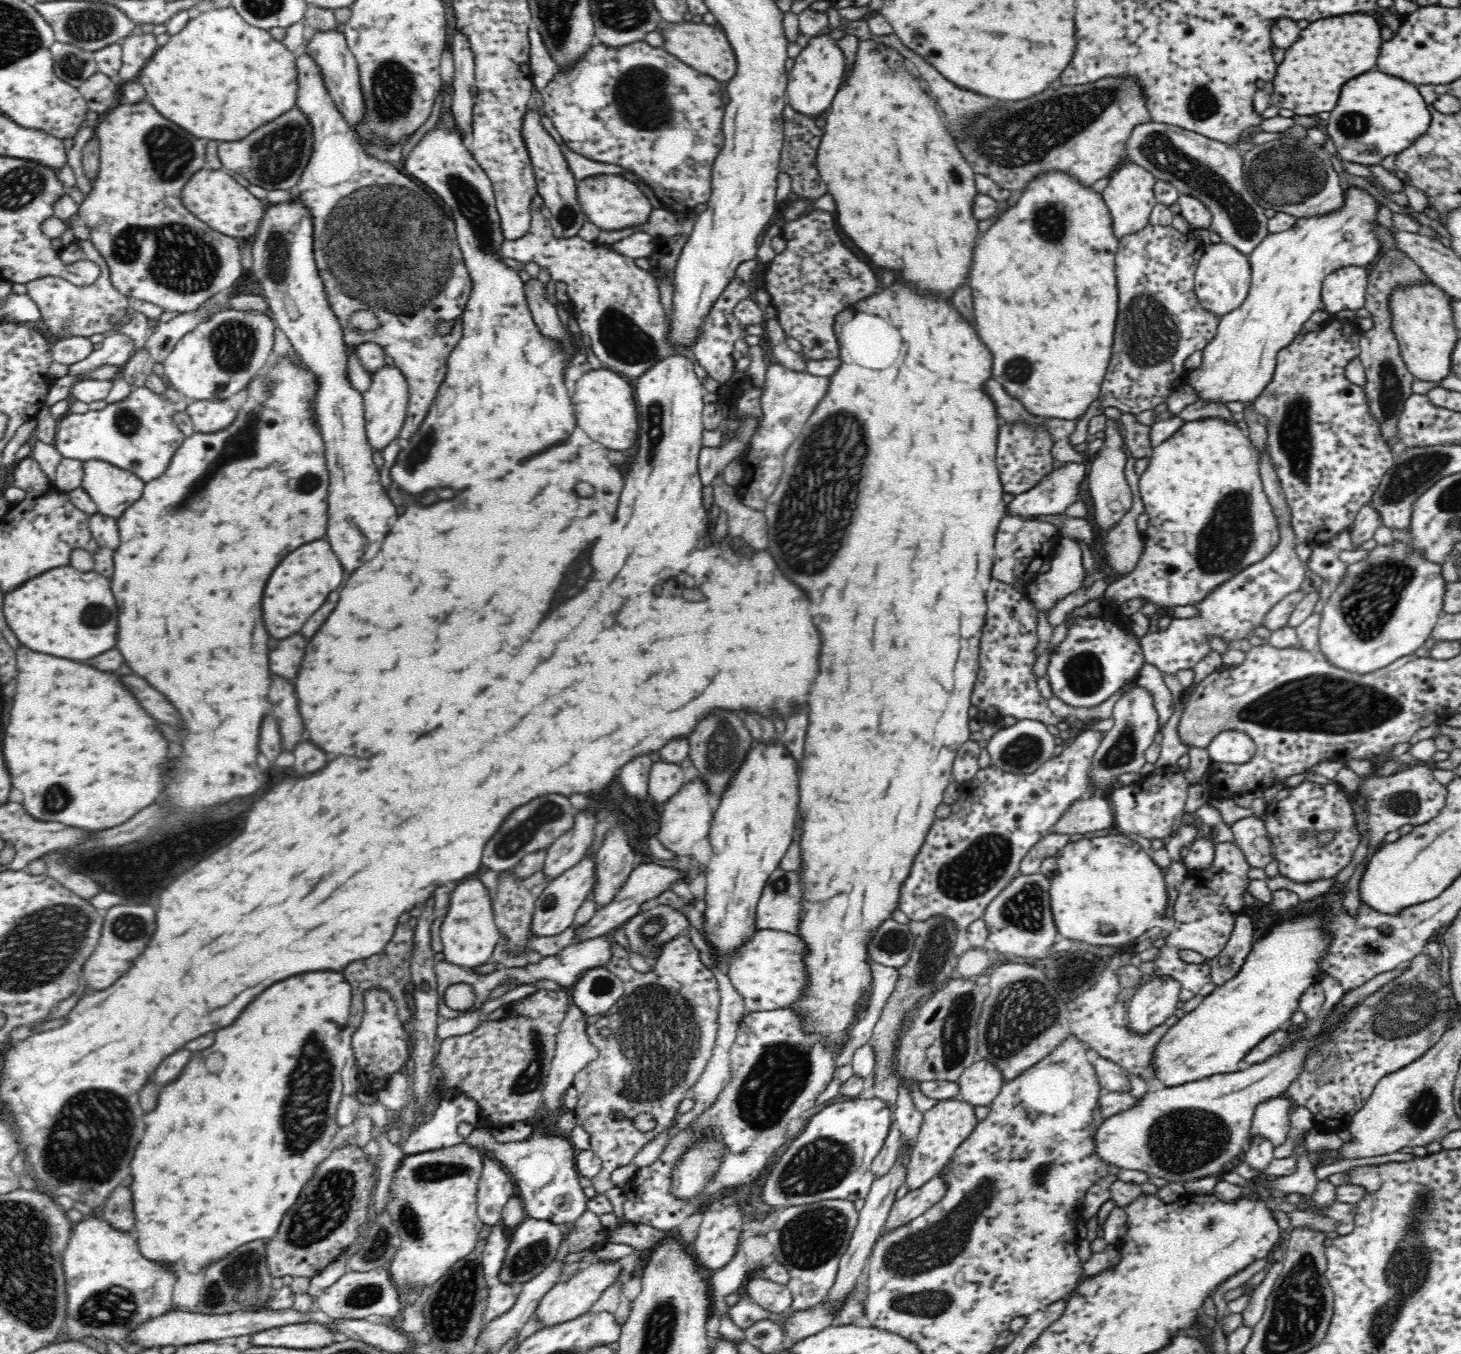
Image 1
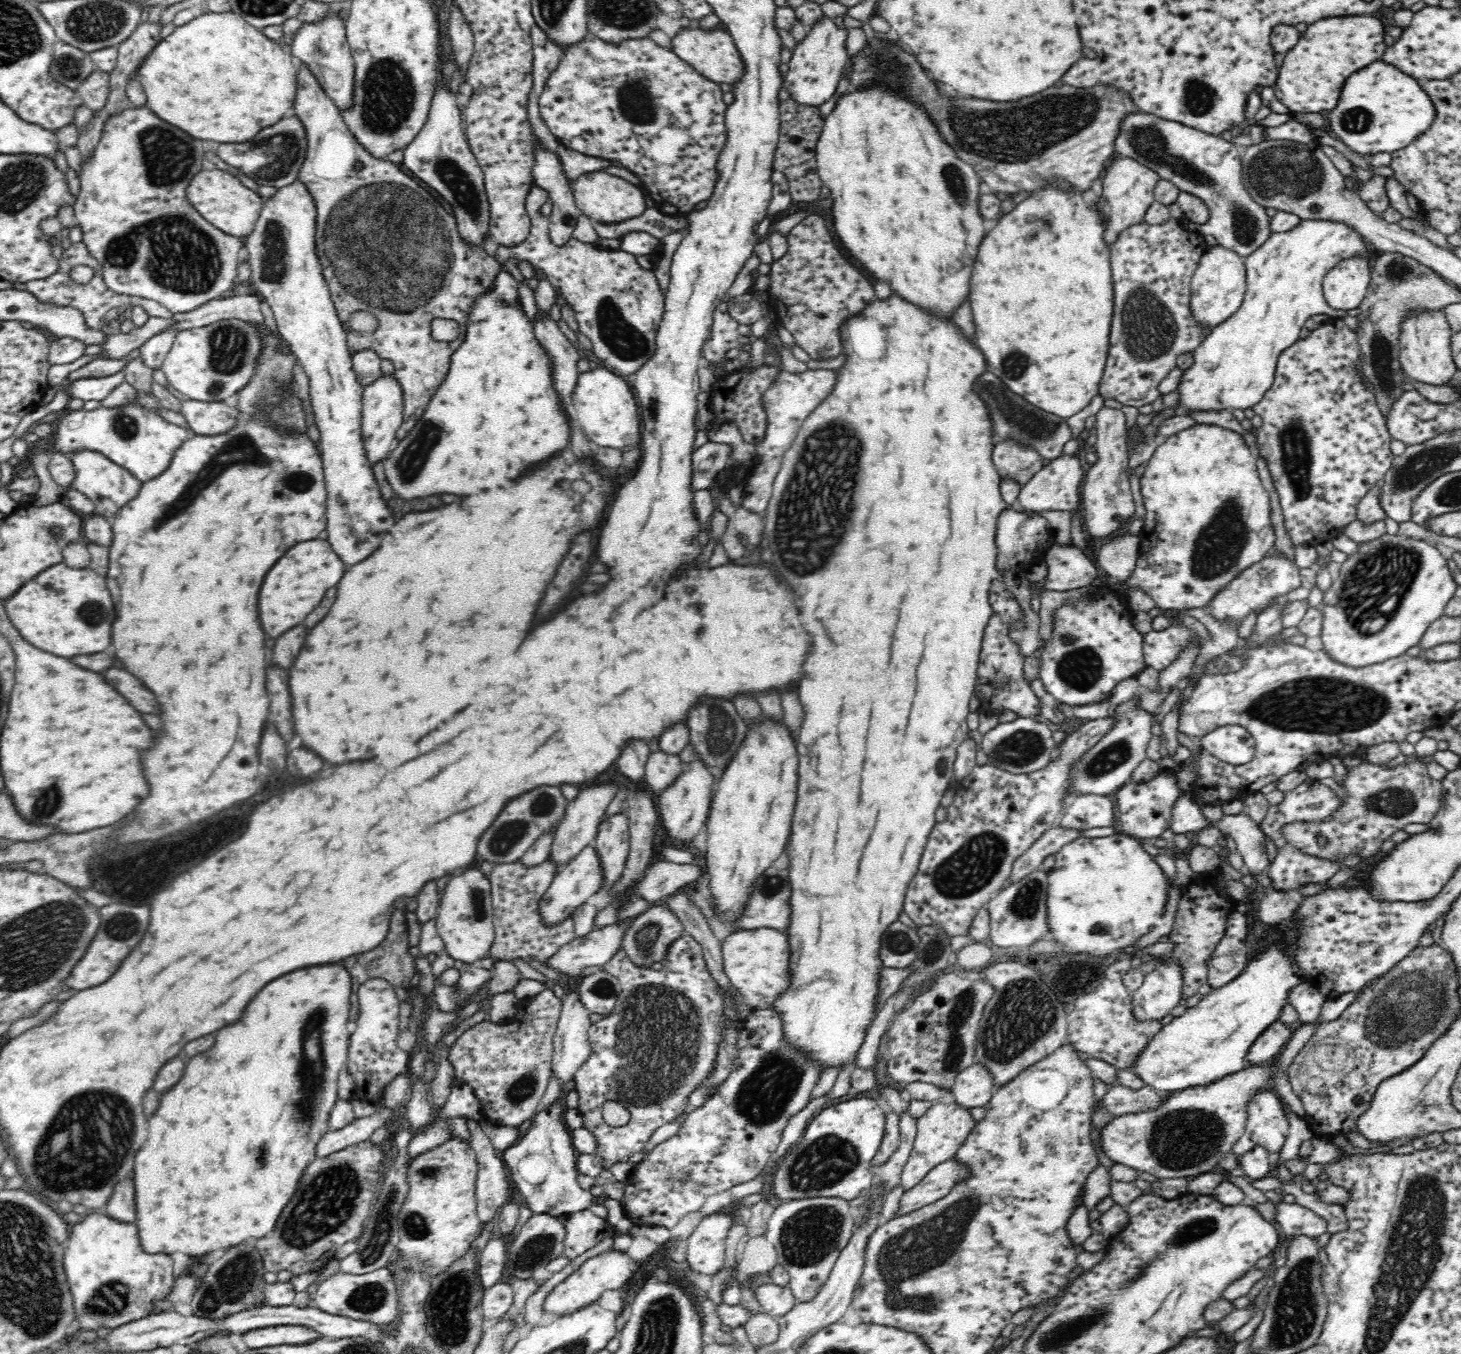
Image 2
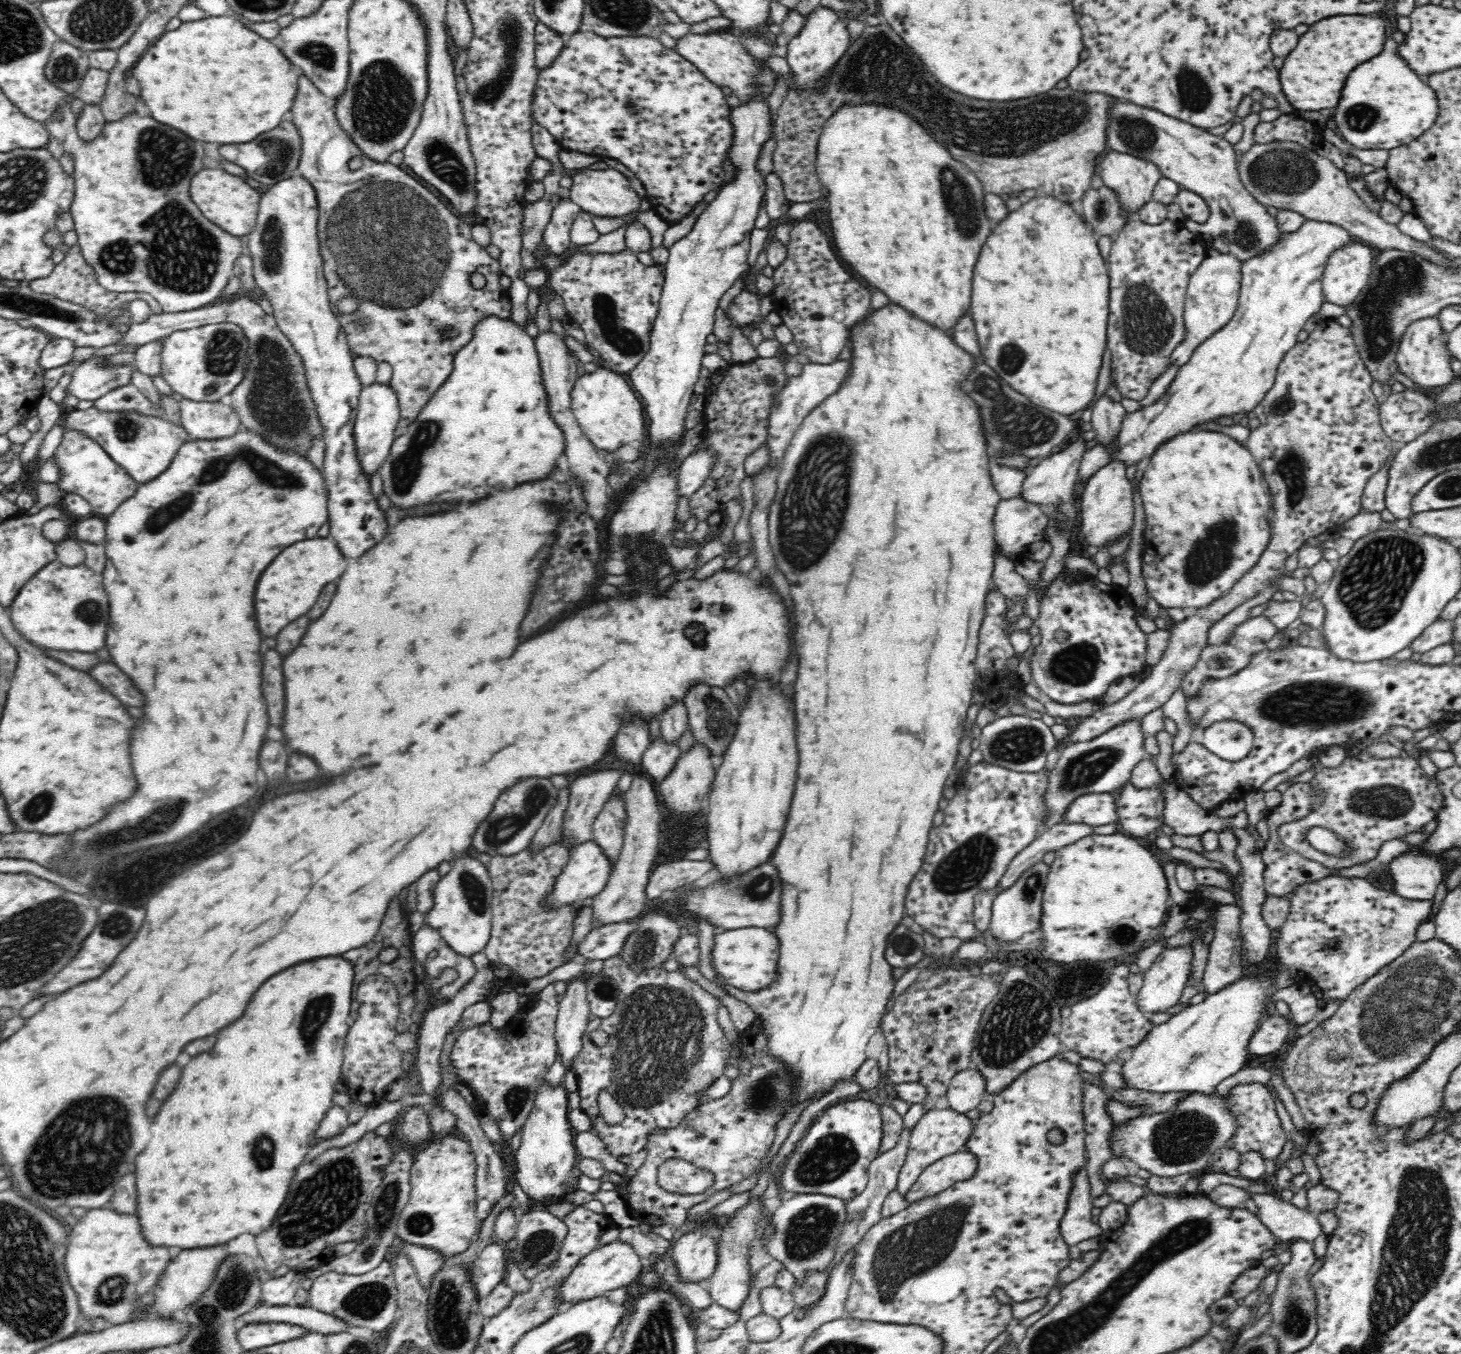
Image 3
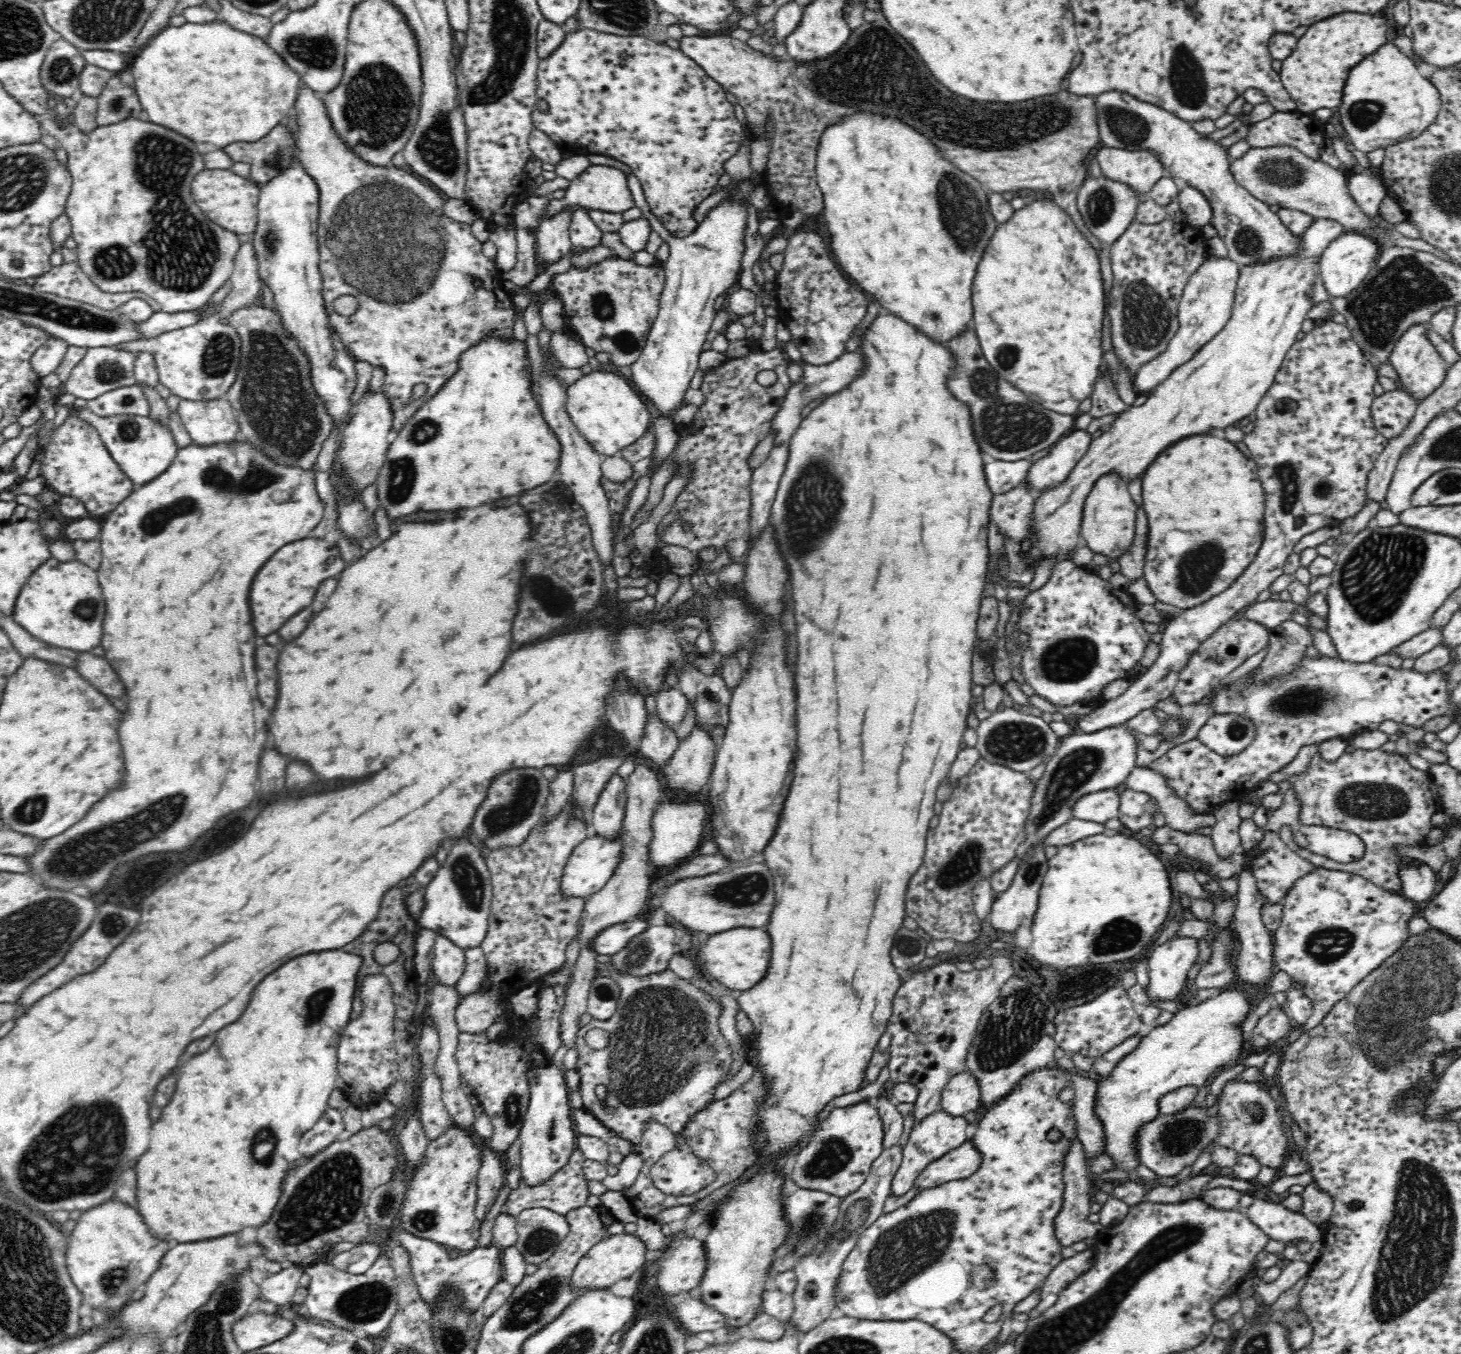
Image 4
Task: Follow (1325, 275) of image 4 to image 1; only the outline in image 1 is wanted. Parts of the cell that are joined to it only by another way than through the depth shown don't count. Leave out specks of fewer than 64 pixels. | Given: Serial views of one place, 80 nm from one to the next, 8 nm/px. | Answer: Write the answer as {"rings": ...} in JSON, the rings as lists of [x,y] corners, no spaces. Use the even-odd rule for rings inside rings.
{"rings":[[[1348,266],[1330,273],[1322,284],[1322,306],[1328,314],[1354,313],[1365,306],[1368,274],[1365,268]]]}

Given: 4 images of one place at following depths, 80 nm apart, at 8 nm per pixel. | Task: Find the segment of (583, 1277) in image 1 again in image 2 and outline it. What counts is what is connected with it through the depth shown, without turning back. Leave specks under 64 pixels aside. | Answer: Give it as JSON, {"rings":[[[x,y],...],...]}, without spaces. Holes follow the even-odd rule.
{"rings":[[[606,1251],[588,1259],[578,1270],[552,1288],[544,1300],[542,1312],[560,1317],[571,1315],[589,1304],[596,1303],[606,1290],[624,1289],[632,1274],[636,1272],[636,1264],[626,1253],[618,1251]]]}

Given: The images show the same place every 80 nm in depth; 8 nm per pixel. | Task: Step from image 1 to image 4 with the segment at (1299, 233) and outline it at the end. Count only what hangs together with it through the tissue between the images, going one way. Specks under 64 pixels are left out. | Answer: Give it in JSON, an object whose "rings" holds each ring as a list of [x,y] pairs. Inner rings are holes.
{"rings":[[[1314,219],[1302,234],[1296,235],[1298,252],[1294,256],[1284,254],[1271,258],[1270,261],[1241,266],[1233,311],[1226,326],[1212,340],[1206,342],[1188,362],[1176,368],[1164,382],[1155,387],[1142,406],[1127,407],[1123,413],[1118,414],[1111,426],[1104,429],[1101,436],[1090,443],[1086,454],[1070,471],[1068,478],[1061,485],[1037,497],[1033,510],[1033,530],[1035,530],[1033,538],[1036,542],[1031,551],[1032,556],[1043,556],[1045,559],[1060,554],[1061,557],[1065,557],[1068,552],[1080,546],[1082,506],[1094,482],[1102,474],[1115,470],[1129,483],[1136,476],[1142,475],[1148,464],[1152,464],[1156,456],[1170,444],[1186,436],[1211,433],[1210,428],[1222,433],[1223,428],[1232,426],[1234,422],[1242,420],[1244,416],[1256,410],[1260,400],[1272,386],[1286,353],[1297,341],[1296,334],[1300,332],[1302,322],[1308,318],[1308,312],[1316,305],[1313,302],[1313,292],[1320,283],[1319,266],[1322,253],[1344,232],[1345,228],[1338,221]]]}

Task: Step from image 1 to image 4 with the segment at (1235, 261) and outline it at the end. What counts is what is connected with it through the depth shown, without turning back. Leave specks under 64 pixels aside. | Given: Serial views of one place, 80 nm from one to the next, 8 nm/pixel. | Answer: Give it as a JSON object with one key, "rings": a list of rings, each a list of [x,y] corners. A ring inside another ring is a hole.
{"rings":[[[1208,253],[1207,260],[1190,275],[1178,305],[1179,329],[1174,338],[1161,355],[1148,364],[1143,364],[1135,378],[1132,378],[1137,390],[1142,394],[1164,382],[1171,372],[1188,362],[1206,342],[1212,340],[1226,326],[1233,311],[1239,267],[1229,256],[1218,257]]]}

